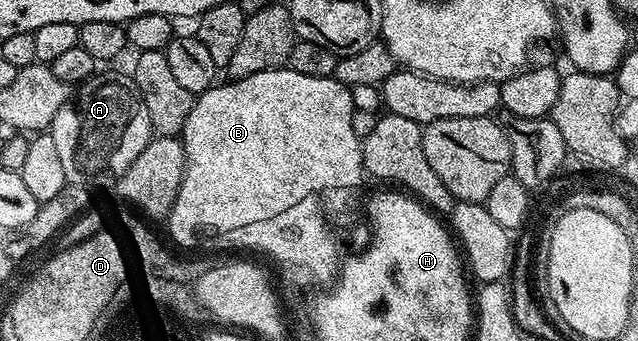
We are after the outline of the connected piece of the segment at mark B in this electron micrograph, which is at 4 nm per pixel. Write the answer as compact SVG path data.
M288 67L259 71L255 75L229 79L226 82L226 85L214 84L213 88L200 94L191 107L191 115L187 115L183 134L185 174L183 183L179 187L179 195L167 218L174 246L189 245L192 241L194 244L200 238L205 225L217 225L217 229L229 229L229 225L245 225L245 221L257 221L257 217L269 217L269 213L277 213L277 209L285 209L285 205L293 205L293 201L297 201L297 197L305 197L305 193L309 193L309 189L321 189L321 185L353 185L353 181L363 181L362 138L357 137L355 127L351 127L354 107L350 86L338 81L334 76L299 75L299 71Z

